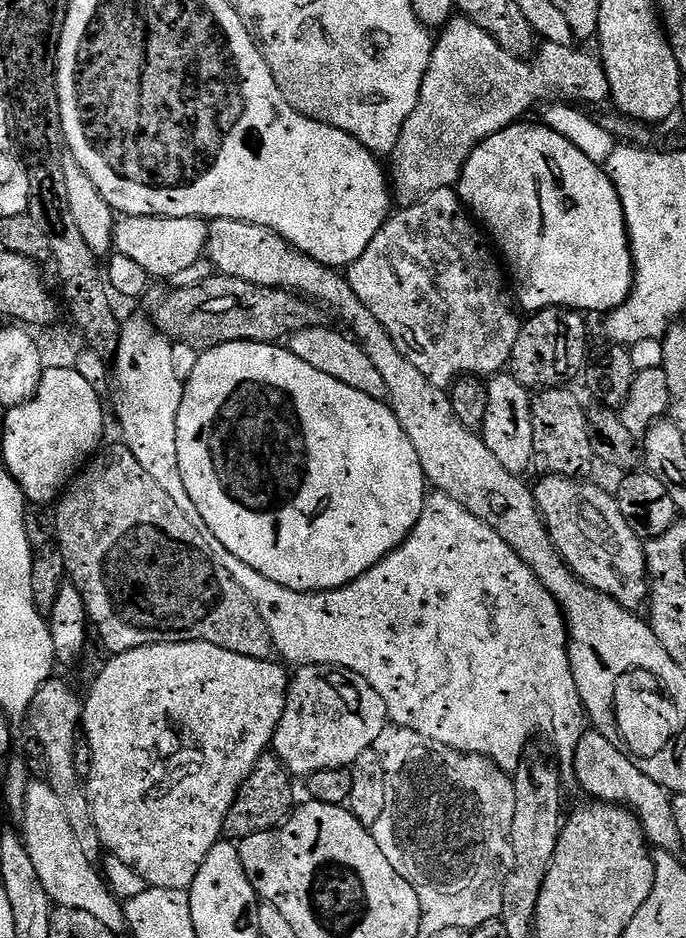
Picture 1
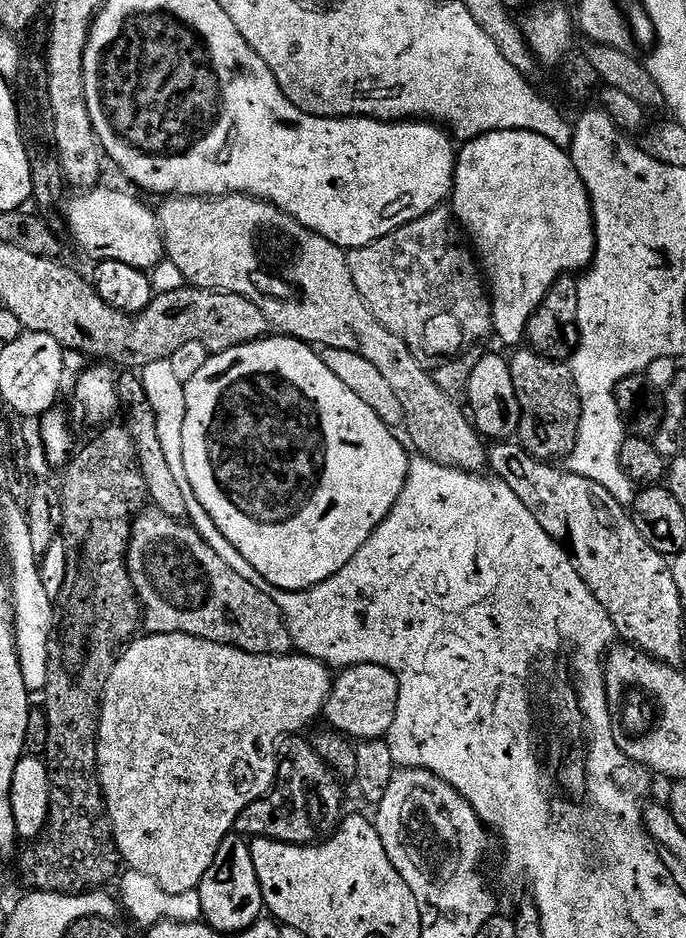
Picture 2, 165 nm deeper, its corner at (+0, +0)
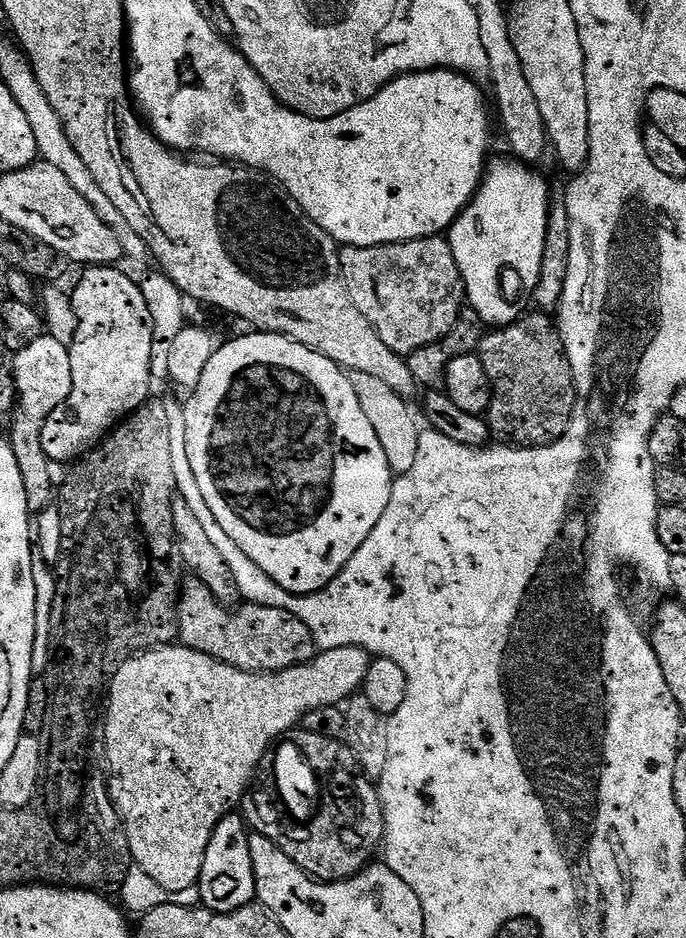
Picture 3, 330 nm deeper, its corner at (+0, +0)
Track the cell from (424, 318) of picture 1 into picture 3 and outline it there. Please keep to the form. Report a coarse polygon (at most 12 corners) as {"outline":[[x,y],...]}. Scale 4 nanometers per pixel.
{"outline":[[443,235],[340,248],[358,310],[399,356],[462,319]]}

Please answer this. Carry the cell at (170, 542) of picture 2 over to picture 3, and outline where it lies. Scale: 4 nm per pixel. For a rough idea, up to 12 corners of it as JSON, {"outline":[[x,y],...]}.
{"outline":[[180,589],[183,647],[247,672],[318,655],[294,614]]}

